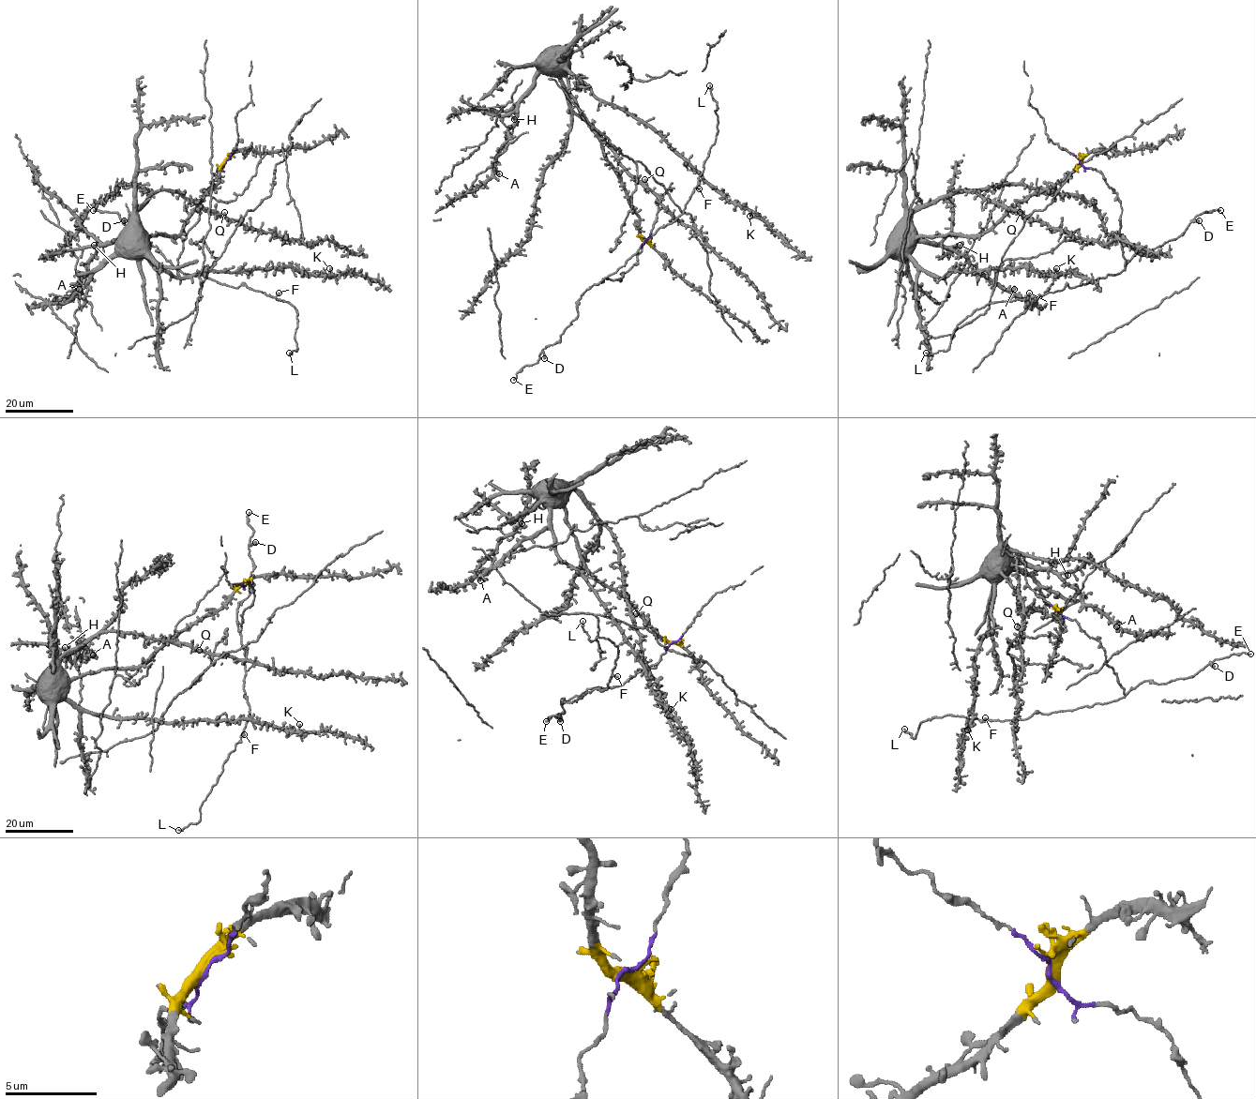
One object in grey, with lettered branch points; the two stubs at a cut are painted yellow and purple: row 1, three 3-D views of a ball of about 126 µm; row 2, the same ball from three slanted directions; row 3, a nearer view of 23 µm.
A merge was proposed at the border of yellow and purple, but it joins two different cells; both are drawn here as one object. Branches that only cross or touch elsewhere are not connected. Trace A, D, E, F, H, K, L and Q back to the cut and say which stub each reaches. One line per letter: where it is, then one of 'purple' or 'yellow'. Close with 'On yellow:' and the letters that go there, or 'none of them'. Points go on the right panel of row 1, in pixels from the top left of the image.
A: place (1014, 289); yellow
D: place (1199, 220); purple
E: place (1220, 210); purple
F: place (1029, 293); purple
H: place (960, 245); yellow
K: place (1056, 268); yellow
L: place (926, 353); purple
Q: place (1020, 212); yellow
On yellow: A, H, K, Q

